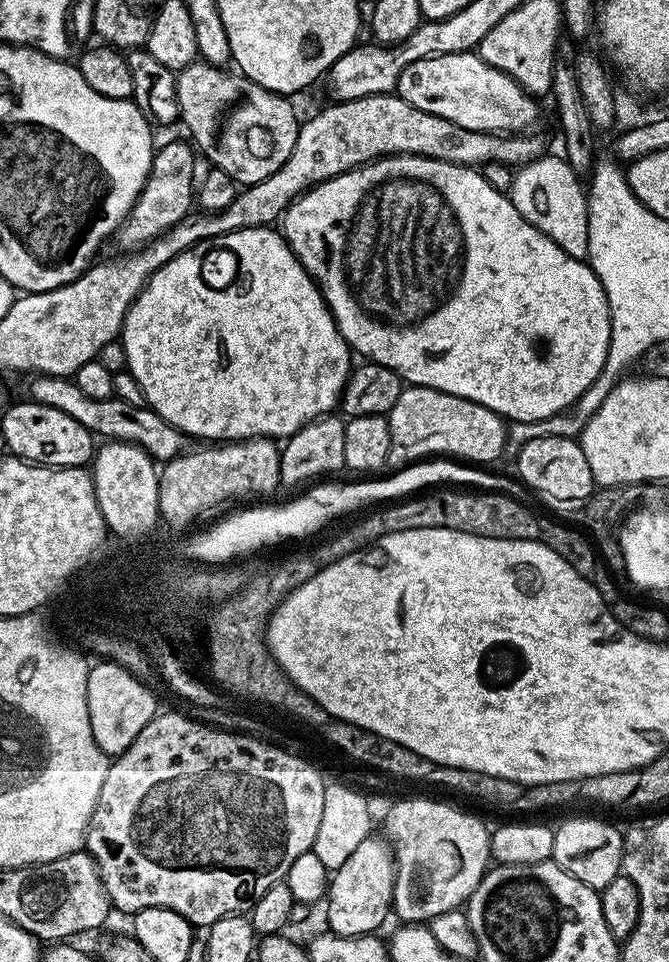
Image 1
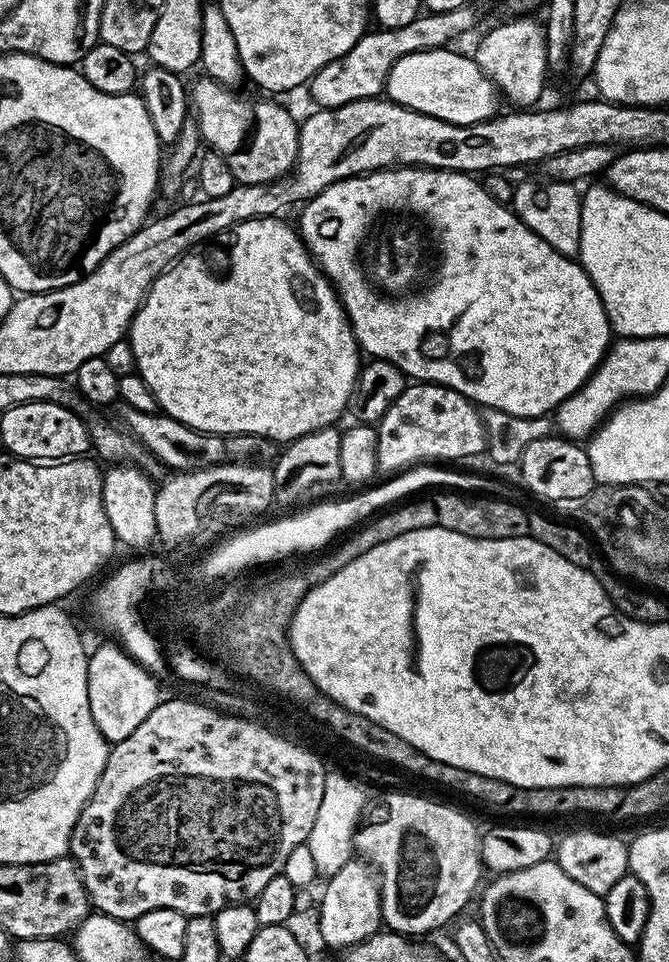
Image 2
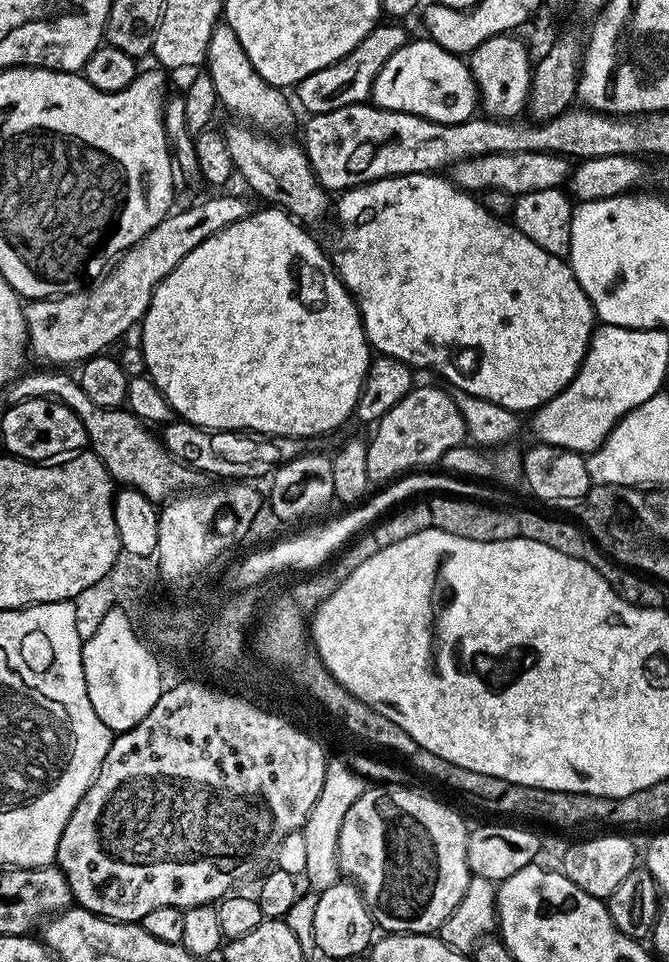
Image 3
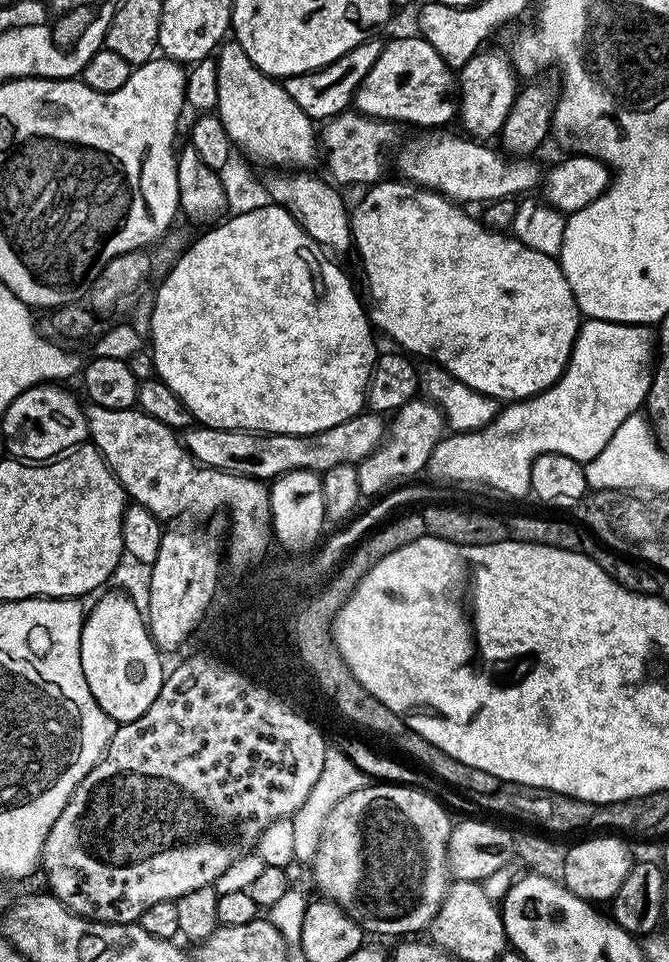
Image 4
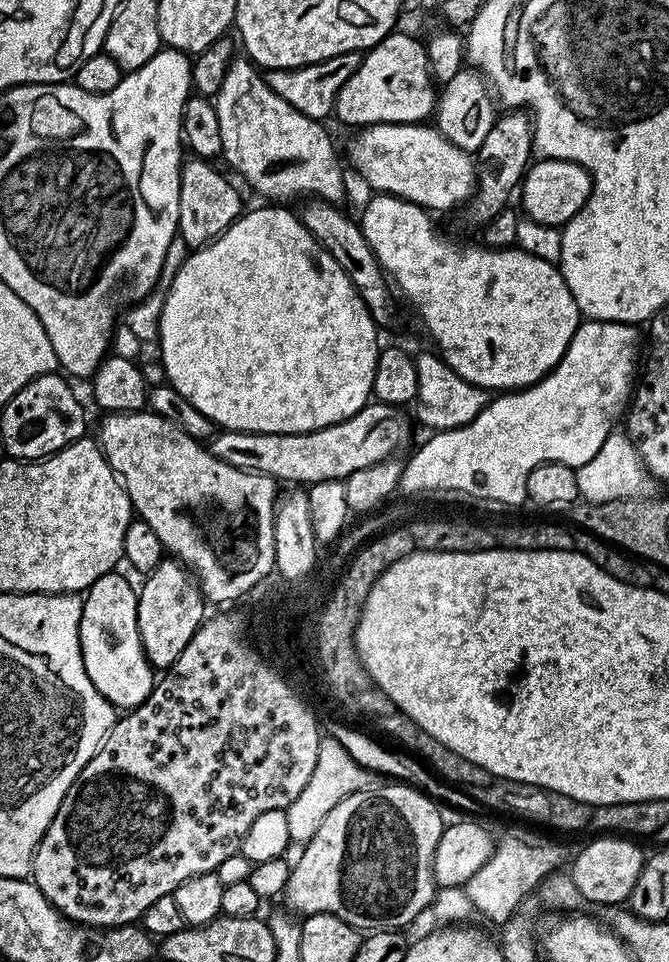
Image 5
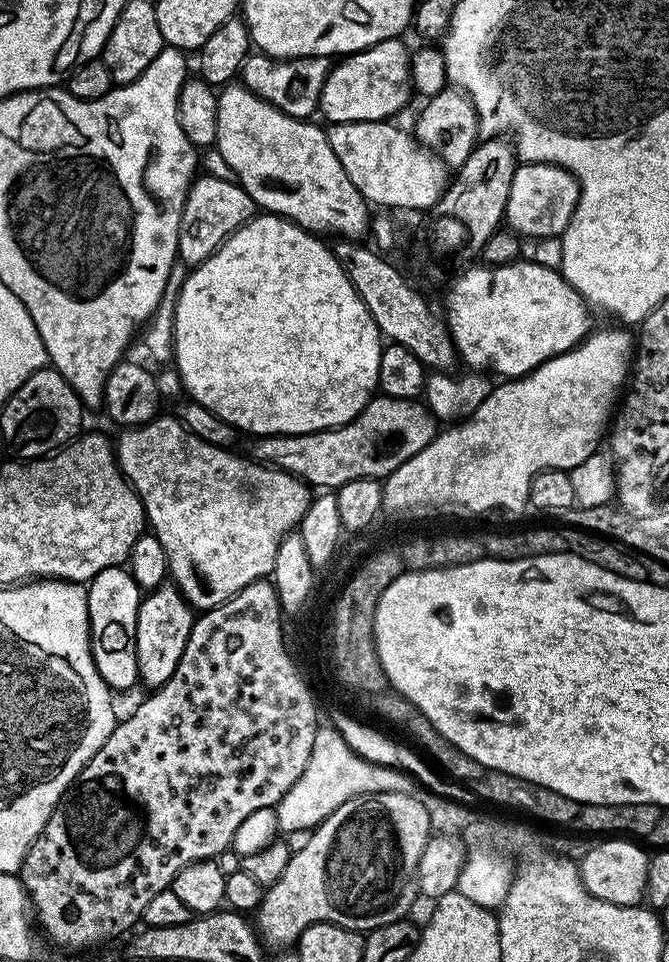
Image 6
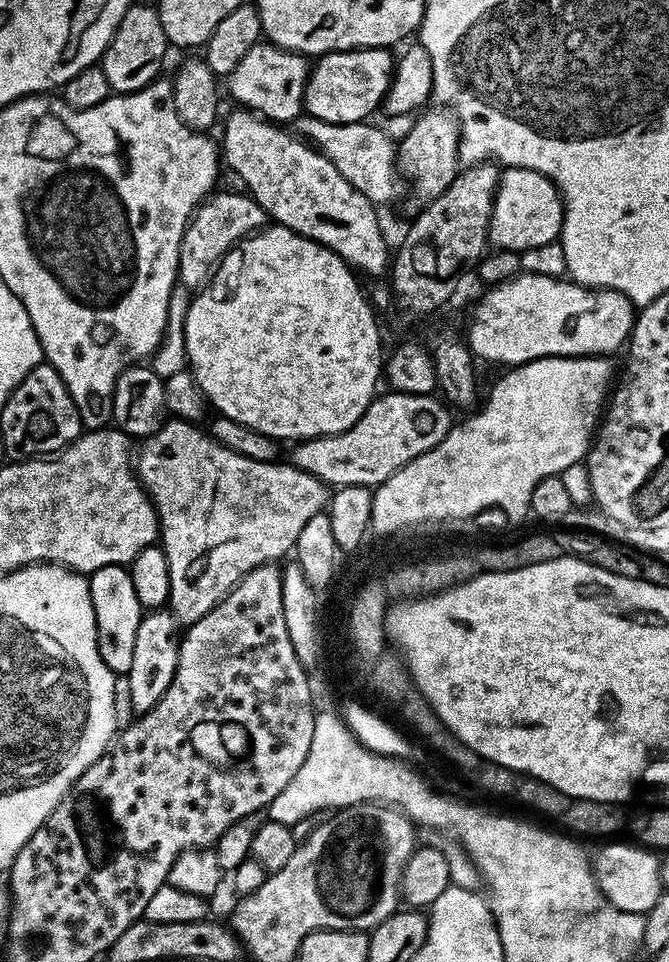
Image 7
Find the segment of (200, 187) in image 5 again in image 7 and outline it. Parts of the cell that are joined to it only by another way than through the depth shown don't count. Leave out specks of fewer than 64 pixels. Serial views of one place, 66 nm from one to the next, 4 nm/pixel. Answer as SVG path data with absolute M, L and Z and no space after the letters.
M216 190L192 213L178 246L178 270L176 279L189 290L199 290L208 283L220 259L246 236L260 231L269 223L270 217L253 196L240 192Z

